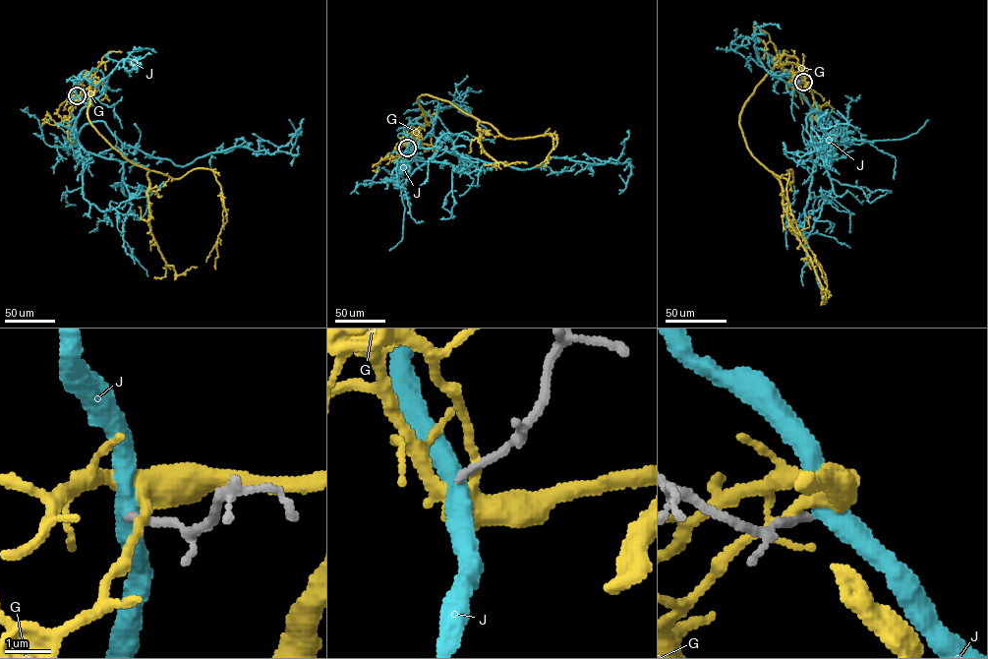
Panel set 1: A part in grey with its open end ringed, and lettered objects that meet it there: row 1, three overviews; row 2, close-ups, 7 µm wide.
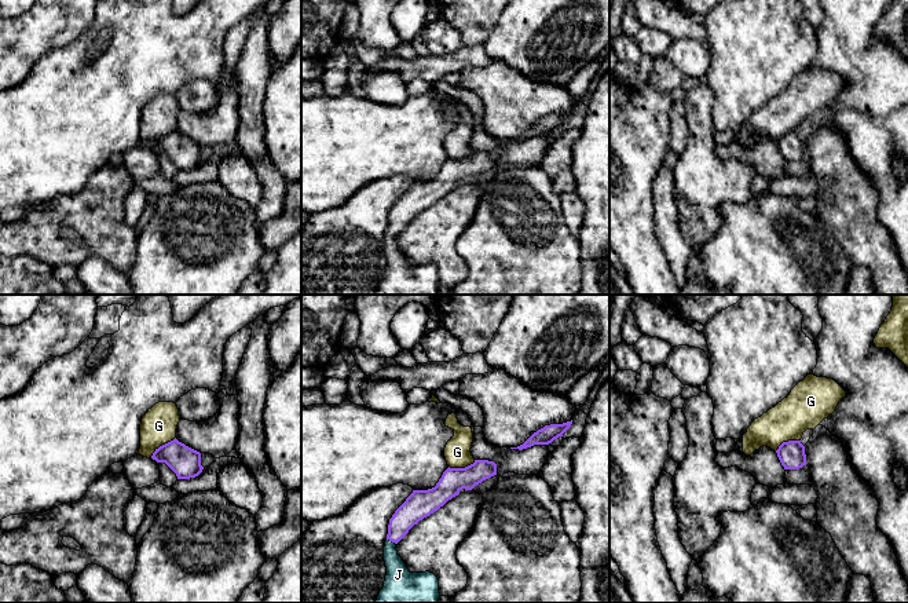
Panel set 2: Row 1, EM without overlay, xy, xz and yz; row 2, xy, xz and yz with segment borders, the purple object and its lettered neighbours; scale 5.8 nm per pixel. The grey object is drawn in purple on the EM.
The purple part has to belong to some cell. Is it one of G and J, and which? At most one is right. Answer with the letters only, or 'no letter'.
J

